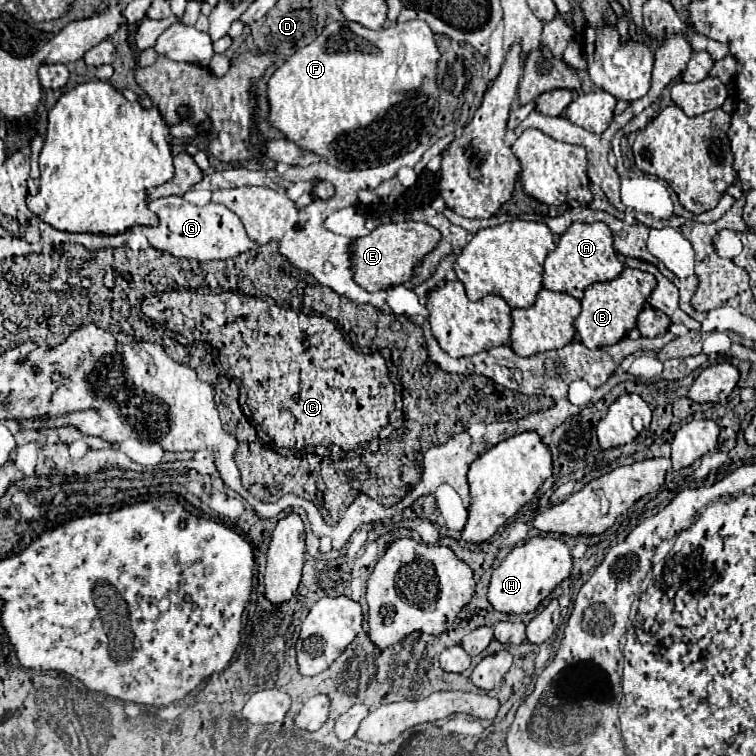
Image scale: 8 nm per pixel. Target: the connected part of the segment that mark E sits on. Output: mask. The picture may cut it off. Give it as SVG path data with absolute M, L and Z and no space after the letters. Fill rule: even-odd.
M389 222L381 224L375 230L371 230L367 236L355 238L349 254L351 254L351 270L353 280L369 290L385 290L397 284L407 282L411 278L411 270L427 250L435 248L435 242L439 242L439 230L425 222Z

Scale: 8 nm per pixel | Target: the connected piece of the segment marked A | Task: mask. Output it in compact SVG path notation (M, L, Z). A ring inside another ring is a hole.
M573 222L557 240L557 248L547 254L543 266L543 286L553 292L565 292L573 298L583 298L583 290L593 282L613 280L621 274L623 264L613 250L611 230L603 222Z

